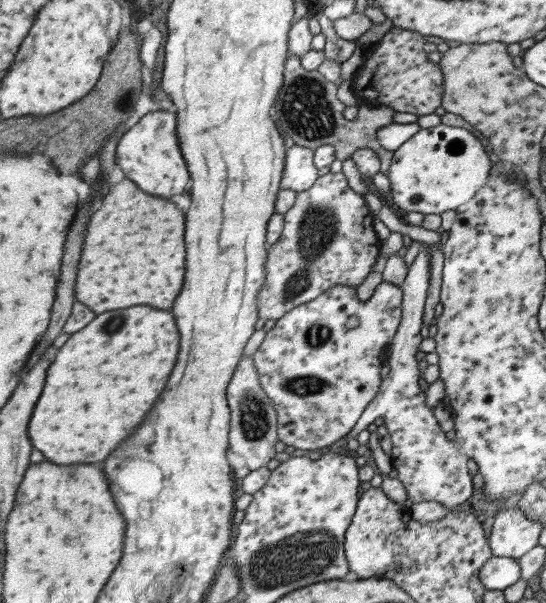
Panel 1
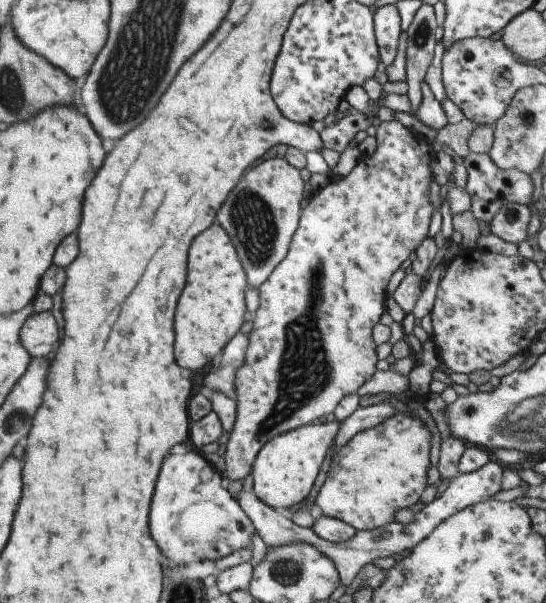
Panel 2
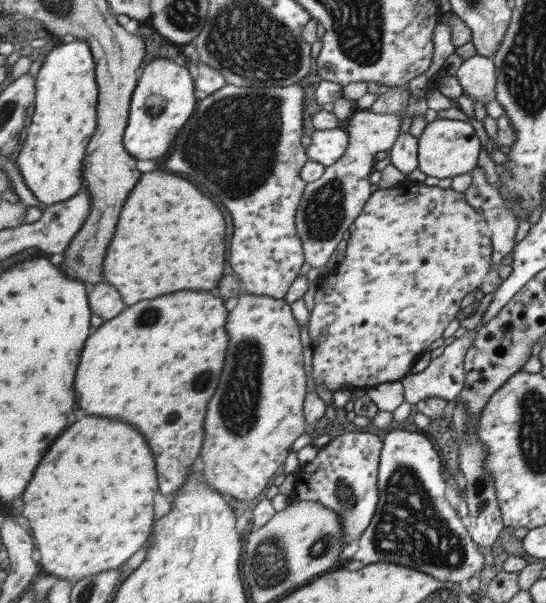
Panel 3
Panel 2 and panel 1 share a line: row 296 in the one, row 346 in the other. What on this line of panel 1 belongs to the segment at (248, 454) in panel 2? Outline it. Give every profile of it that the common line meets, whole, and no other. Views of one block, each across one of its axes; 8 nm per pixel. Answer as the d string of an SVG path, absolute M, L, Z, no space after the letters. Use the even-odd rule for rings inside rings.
M381 282L366 302L358 299L352 287L332 287L310 303L286 313L254 353L260 385L277 412L277 435L286 446L316 450L344 438L354 428L365 408L382 385L381 365L402 320L403 292L397 285Z

